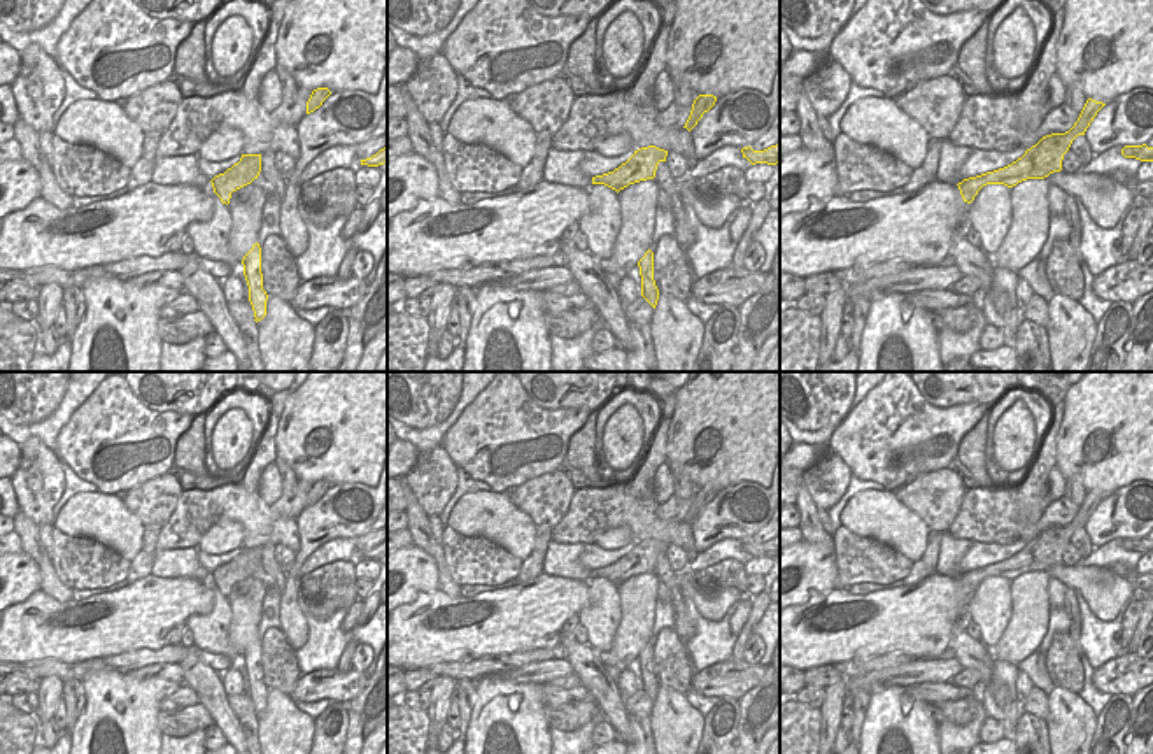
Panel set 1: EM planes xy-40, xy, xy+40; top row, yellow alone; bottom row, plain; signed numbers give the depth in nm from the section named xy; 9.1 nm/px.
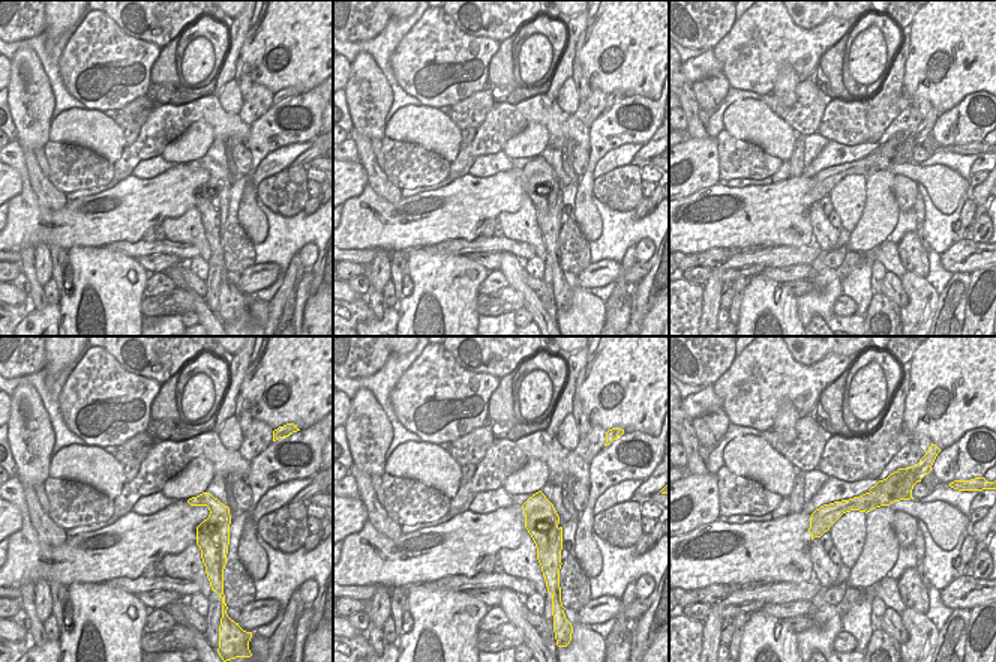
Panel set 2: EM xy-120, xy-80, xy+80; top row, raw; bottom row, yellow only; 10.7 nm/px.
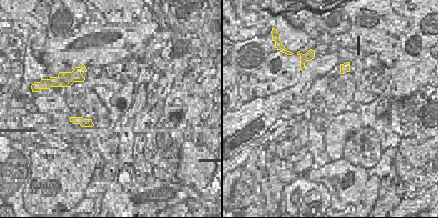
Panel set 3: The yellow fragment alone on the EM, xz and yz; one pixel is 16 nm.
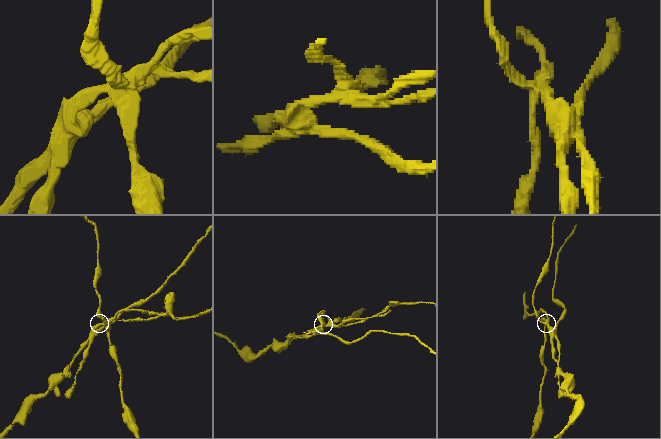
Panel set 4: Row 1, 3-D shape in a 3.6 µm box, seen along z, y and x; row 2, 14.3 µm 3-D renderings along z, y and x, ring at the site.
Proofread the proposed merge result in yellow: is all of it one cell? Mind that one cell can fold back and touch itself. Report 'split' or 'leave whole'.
split

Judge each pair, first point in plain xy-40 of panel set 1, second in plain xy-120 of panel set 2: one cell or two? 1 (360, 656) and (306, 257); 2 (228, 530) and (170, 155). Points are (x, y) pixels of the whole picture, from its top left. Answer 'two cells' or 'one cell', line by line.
1: one cell
2: one cell

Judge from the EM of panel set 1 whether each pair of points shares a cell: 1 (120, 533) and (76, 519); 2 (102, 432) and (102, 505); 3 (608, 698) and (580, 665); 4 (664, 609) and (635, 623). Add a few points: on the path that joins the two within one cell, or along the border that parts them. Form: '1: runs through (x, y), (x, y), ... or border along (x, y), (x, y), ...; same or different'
1: runs through (109, 523), (106, 519), (86, 519); same
2: border along (99, 490), (121, 493); different
3: runs through (603, 689), (589, 674); same
4: border along (657, 600), (652, 637), (649, 640); different

